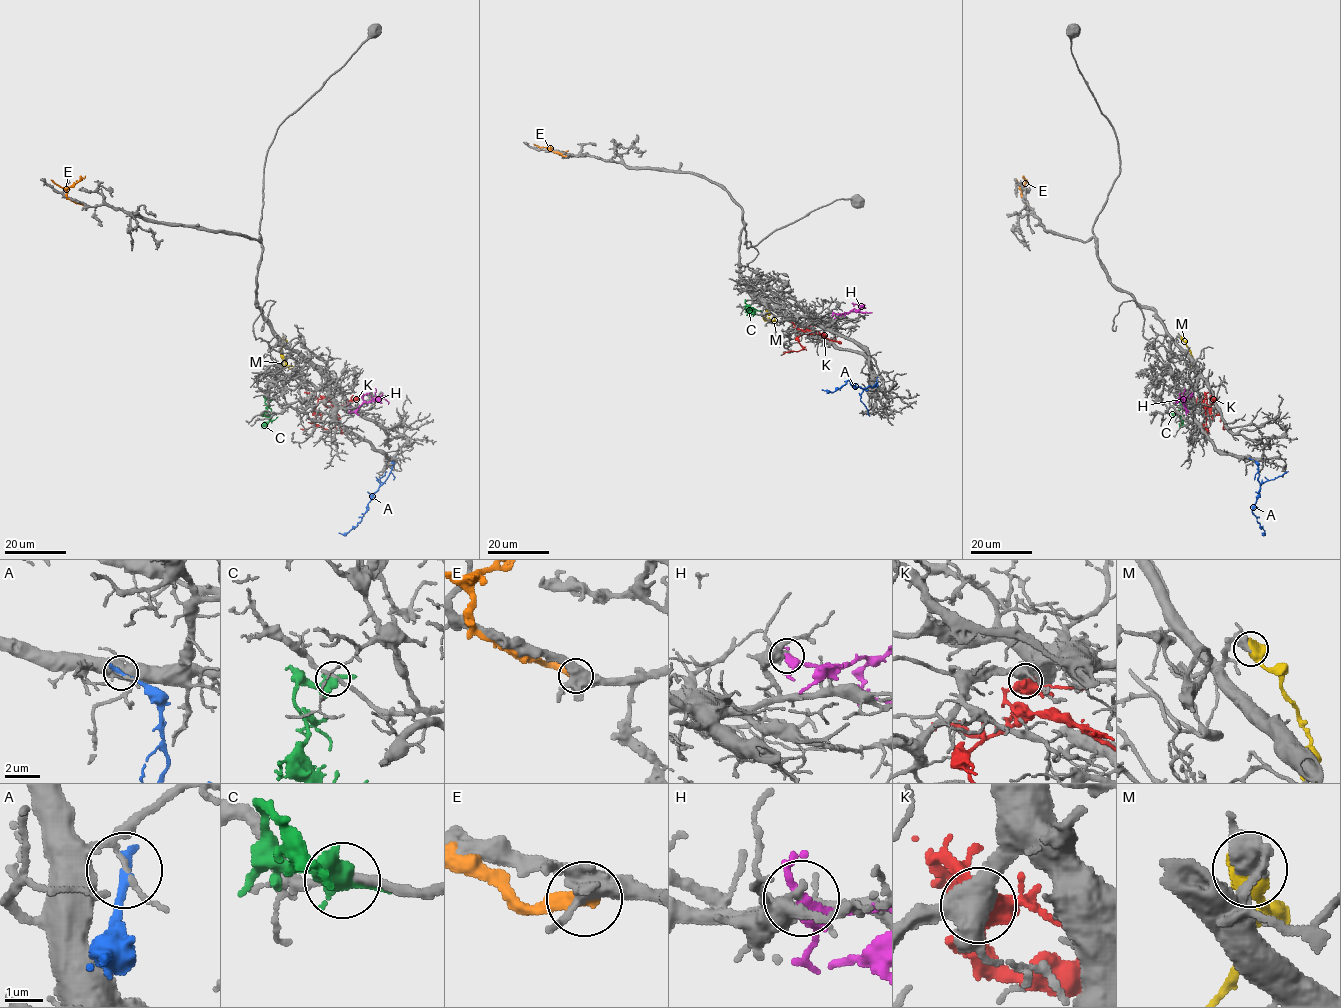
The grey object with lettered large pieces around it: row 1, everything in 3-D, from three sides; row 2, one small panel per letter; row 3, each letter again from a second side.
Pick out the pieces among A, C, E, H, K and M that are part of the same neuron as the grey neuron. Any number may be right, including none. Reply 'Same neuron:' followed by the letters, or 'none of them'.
Same neuron: M

